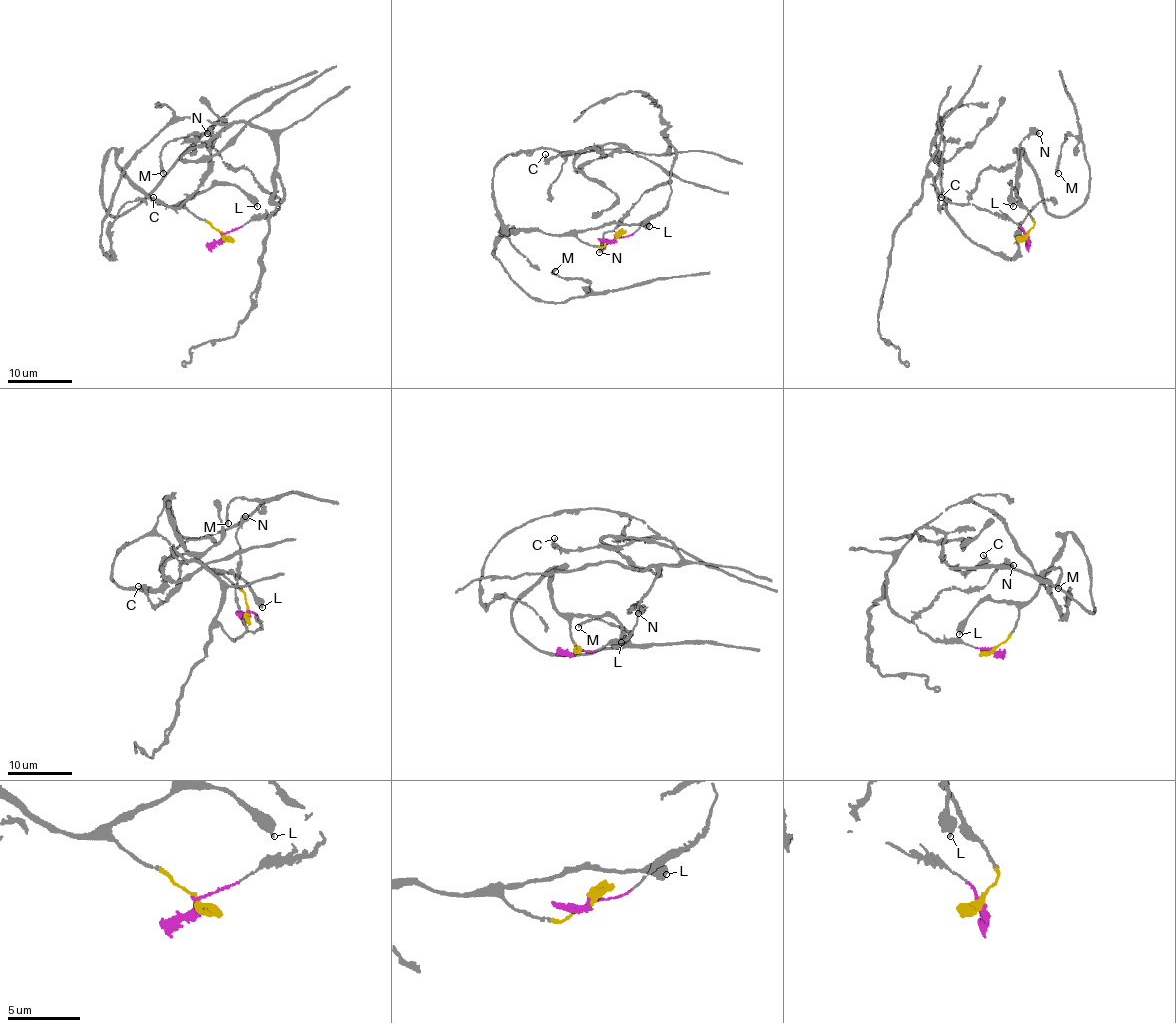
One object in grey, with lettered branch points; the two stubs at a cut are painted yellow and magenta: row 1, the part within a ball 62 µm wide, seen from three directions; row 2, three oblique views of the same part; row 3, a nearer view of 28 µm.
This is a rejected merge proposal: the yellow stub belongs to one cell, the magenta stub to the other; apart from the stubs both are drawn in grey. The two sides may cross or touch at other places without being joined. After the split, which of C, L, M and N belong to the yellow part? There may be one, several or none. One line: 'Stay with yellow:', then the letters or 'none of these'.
Stay with yellow: L, M

